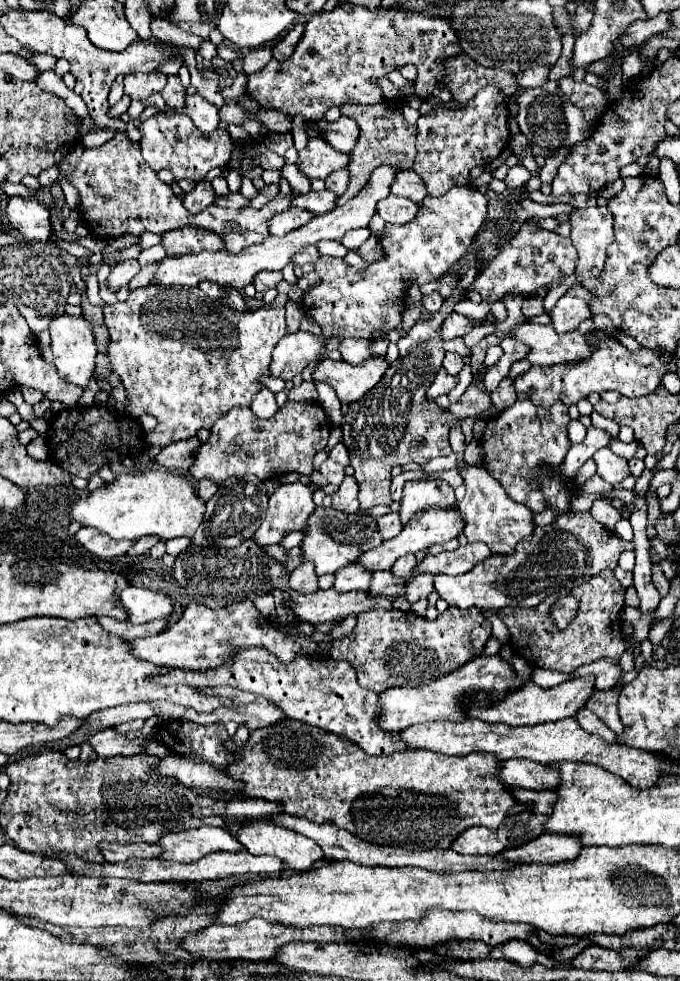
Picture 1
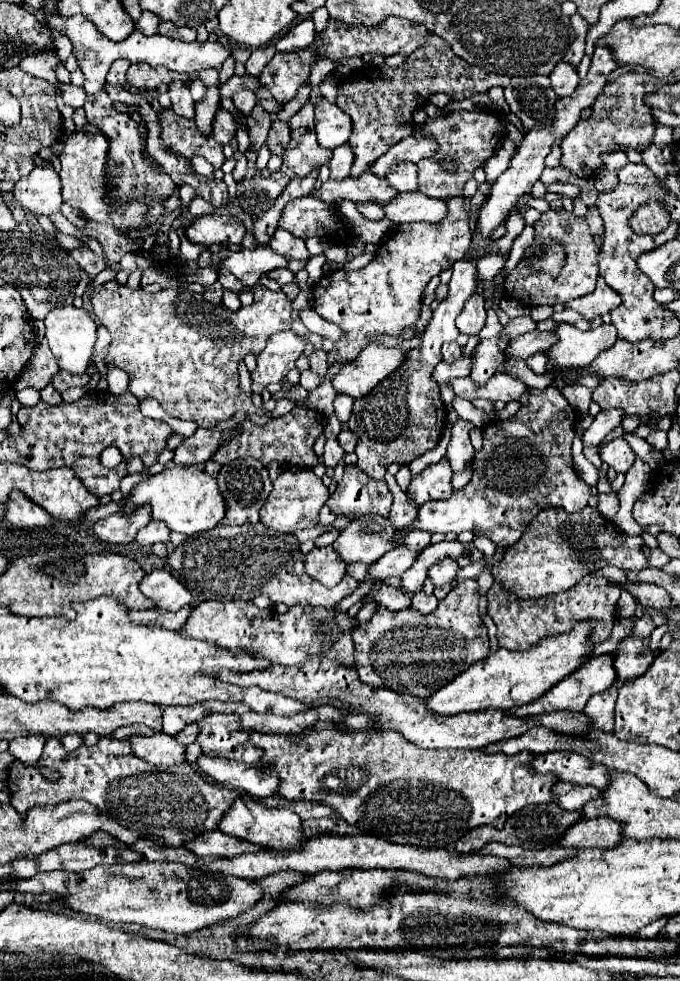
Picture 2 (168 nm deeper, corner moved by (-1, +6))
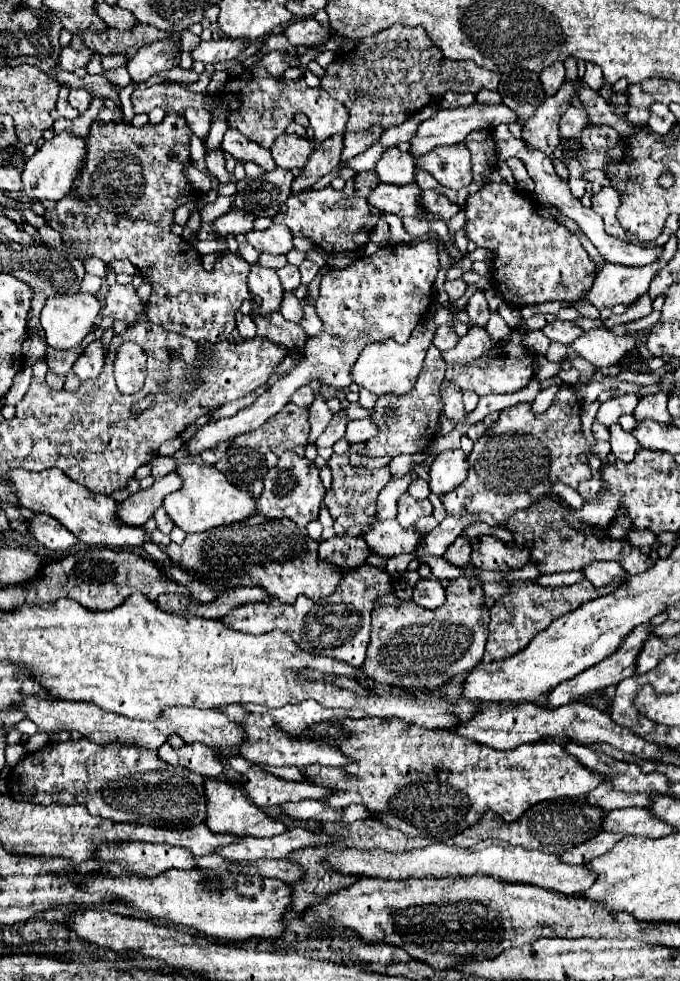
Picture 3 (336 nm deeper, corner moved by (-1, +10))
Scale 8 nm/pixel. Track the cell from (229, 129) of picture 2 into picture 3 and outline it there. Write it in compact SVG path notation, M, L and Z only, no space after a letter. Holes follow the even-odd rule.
M230 128L226 130L224 140L222 140L222 150L228 152L228 154L232 154L236 160L242 160L242 162L252 160L252 162L260 164L266 172L270 172L270 170L276 168L270 150L262 148L262 146L258 146L254 142L250 142L244 134L238 134L238 130L230 130Z

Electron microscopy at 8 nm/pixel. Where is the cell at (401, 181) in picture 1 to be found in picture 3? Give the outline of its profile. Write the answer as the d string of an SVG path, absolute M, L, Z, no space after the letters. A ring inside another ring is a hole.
M388 148L376 162L378 178L388 184L402 186L406 182L414 182L414 170L414 156L410 152L400 152L398 148Z

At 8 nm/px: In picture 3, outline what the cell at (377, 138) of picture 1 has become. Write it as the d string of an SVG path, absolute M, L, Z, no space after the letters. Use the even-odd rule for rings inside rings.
M392 26L392 28L382 30L376 36L364 38L354 52L338 56L326 68L326 76L322 78L322 88L332 98L336 98L338 102L342 102L348 108L350 118L348 118L346 130L358 132L358 130L372 130L374 126L384 126L382 122L386 122L386 118L390 118L390 114L392 114L392 126L398 126L398 124L406 122L410 116L414 116L416 112L420 112L426 104L438 102L444 96L444 92L448 92L448 90L478 94L482 88L496 90L498 82L500 82L500 74L480 68L470 60L450 62L450 58L442 58L442 50L438 50L438 46L434 46L434 42L426 34L426 30L408 28L408 26Z

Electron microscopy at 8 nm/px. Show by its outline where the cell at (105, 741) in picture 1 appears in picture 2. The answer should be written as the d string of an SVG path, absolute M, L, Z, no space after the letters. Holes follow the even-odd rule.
M160 732L154 736L130 736L130 742L134 742L134 752L144 758L150 764L182 764L186 762L186 746L178 744L172 736Z

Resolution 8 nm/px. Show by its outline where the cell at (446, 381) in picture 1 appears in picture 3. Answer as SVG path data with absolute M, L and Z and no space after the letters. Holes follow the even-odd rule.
M470 326L468 334L460 338L456 348L450 352L442 352L442 358L446 362L472 364L478 358L482 358L482 354L486 354L490 348L492 348L492 338L488 336L488 332L482 326Z

